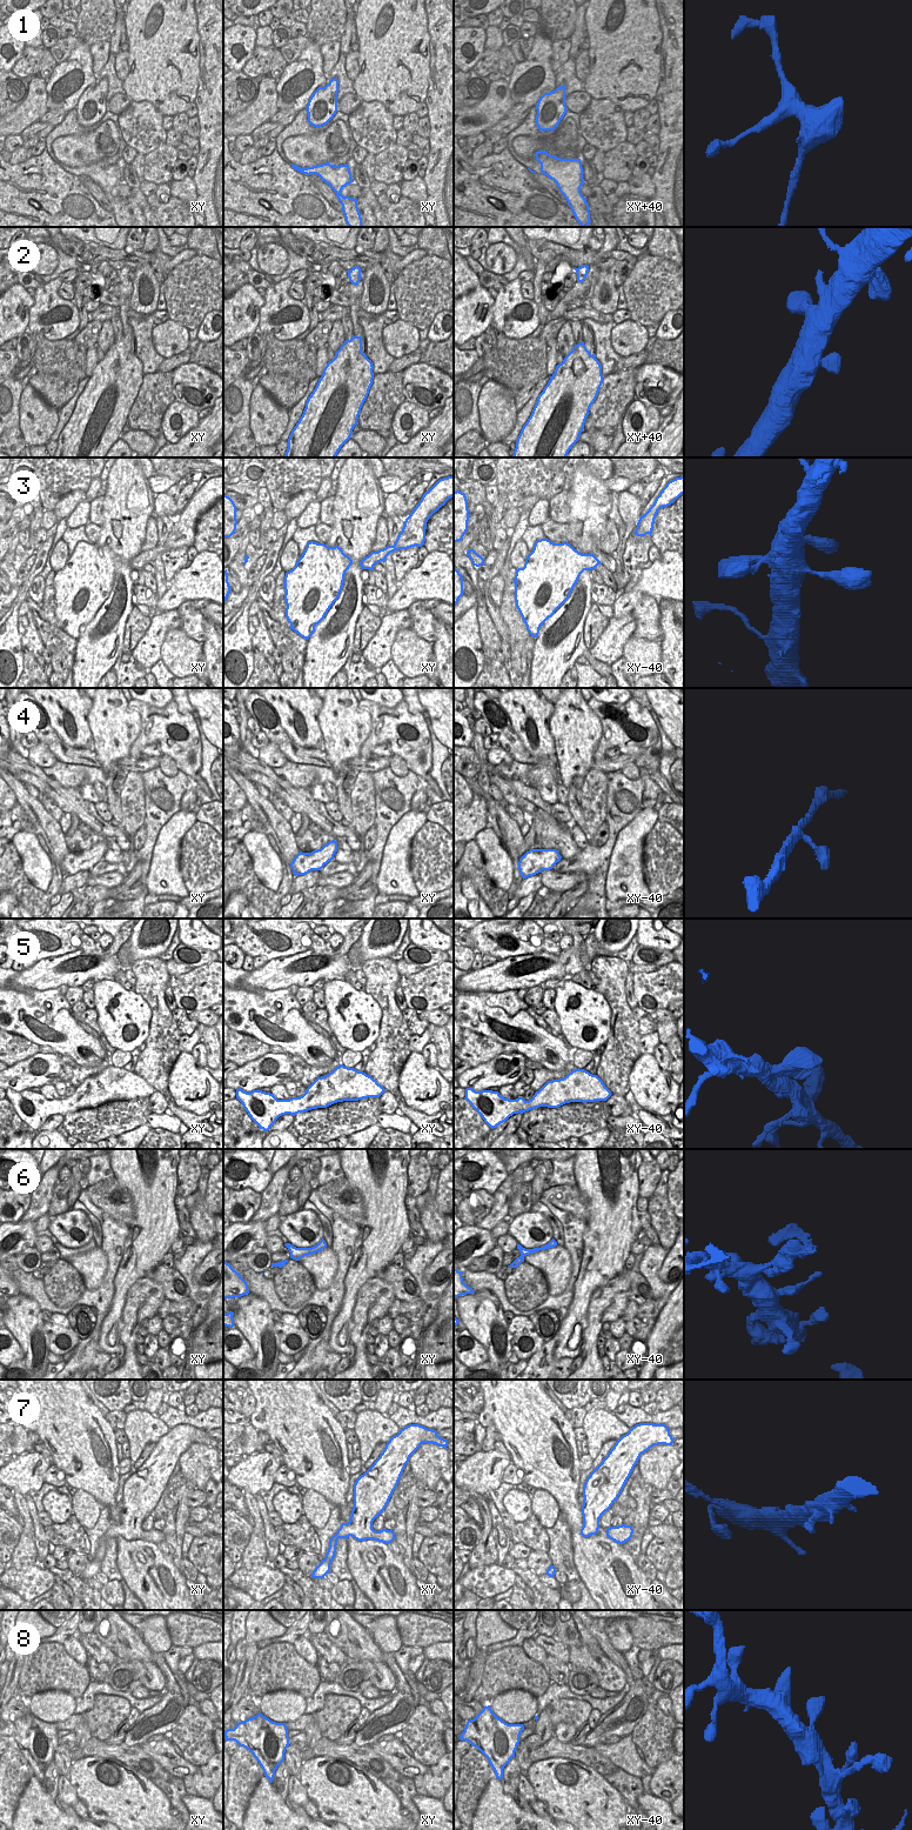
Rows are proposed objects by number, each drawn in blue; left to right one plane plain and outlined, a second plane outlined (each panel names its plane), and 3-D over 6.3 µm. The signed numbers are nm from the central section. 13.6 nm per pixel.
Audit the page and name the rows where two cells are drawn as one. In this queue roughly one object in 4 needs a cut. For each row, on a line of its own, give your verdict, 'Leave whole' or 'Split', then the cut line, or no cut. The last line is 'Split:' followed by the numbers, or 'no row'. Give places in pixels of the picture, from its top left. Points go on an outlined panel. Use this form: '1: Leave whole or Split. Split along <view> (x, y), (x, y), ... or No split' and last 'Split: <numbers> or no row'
1: Leave whole. No split
2: Leave whole. No split
3: Leave whole. No split
4: Leave whole. No split
5: Leave whole. No split
6: Leave whole. No split
7: Leave whole. No split
8: Leave whole. No split
Split: no row

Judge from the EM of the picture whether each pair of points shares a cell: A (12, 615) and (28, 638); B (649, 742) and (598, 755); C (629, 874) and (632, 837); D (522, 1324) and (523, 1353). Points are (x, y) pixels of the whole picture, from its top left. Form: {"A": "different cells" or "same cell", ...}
{"A": "different cells", "B": "same cell", "C": "same cell", "D": "same cell"}

